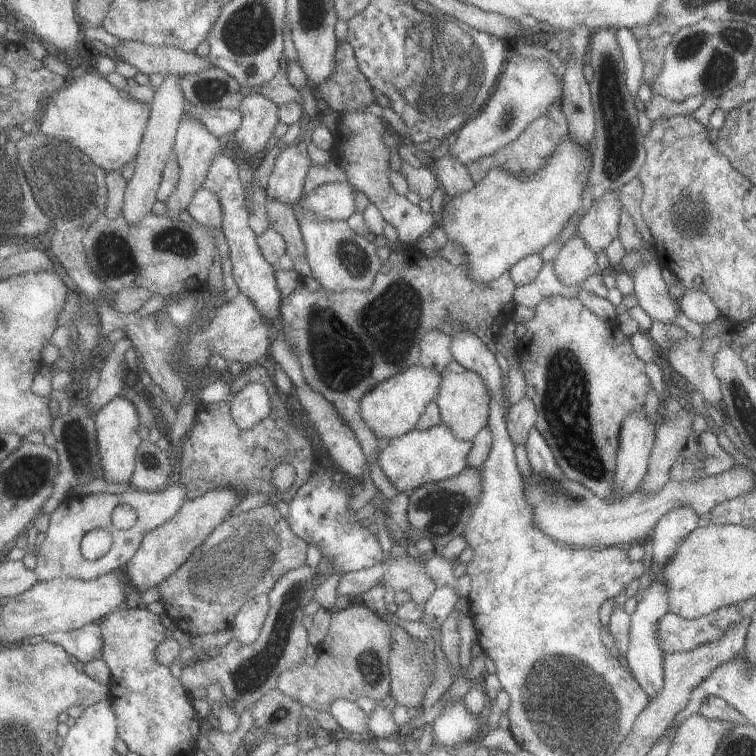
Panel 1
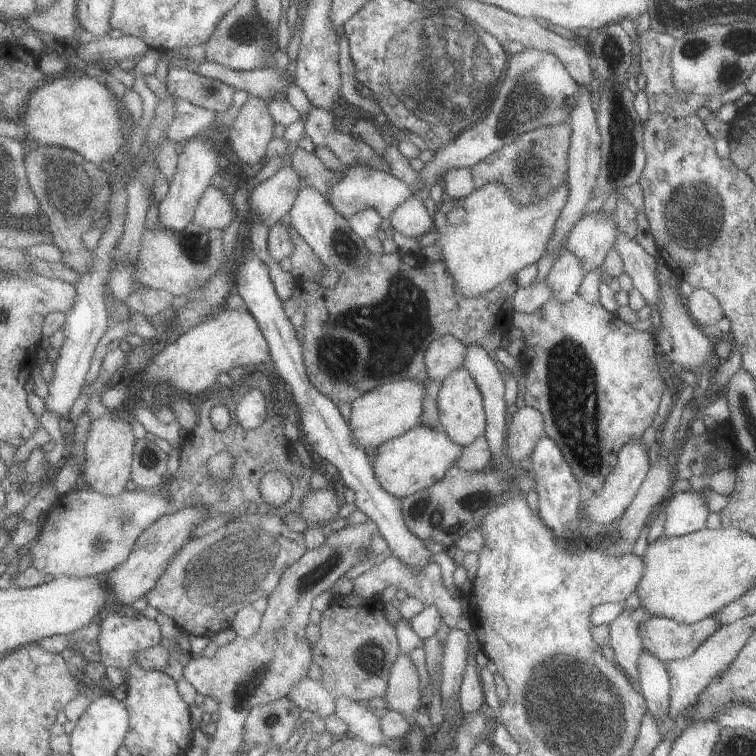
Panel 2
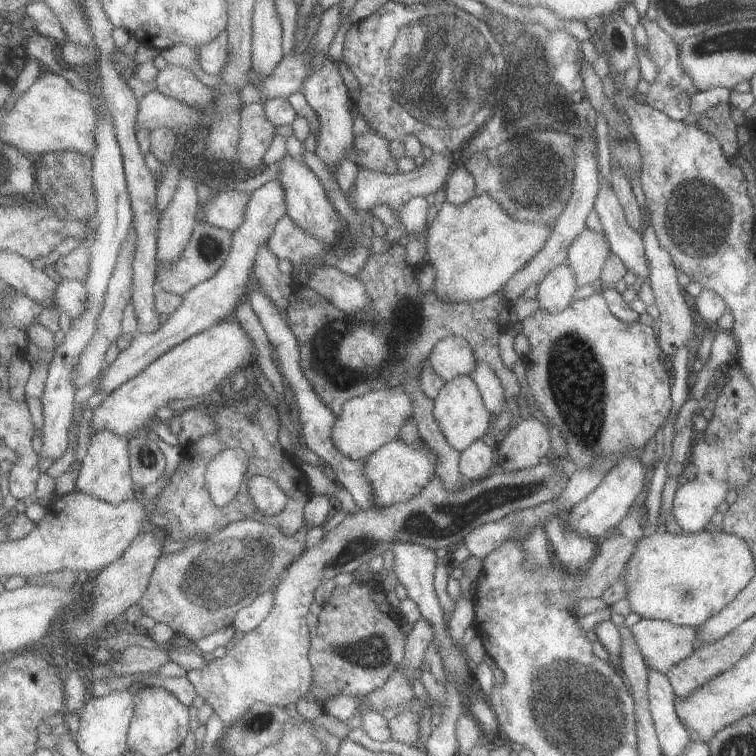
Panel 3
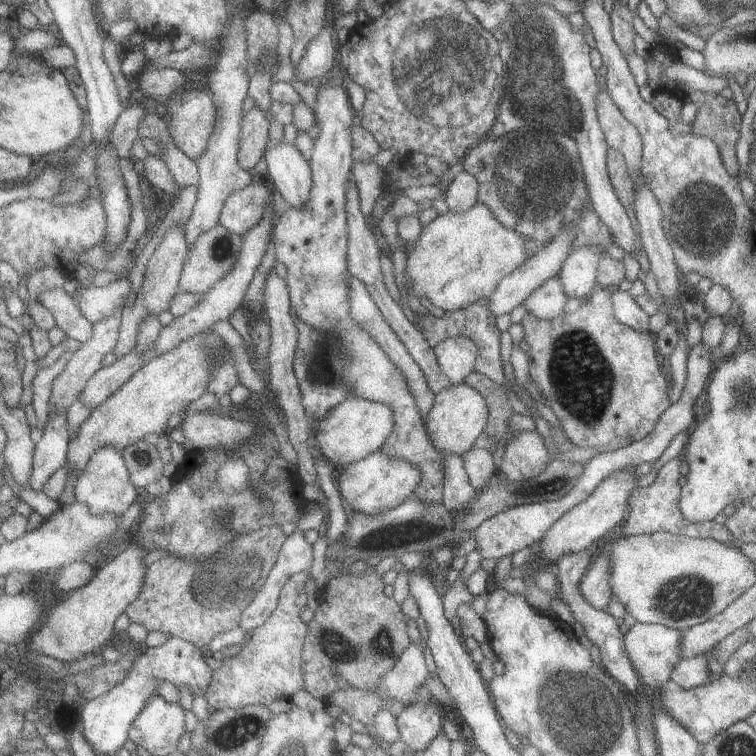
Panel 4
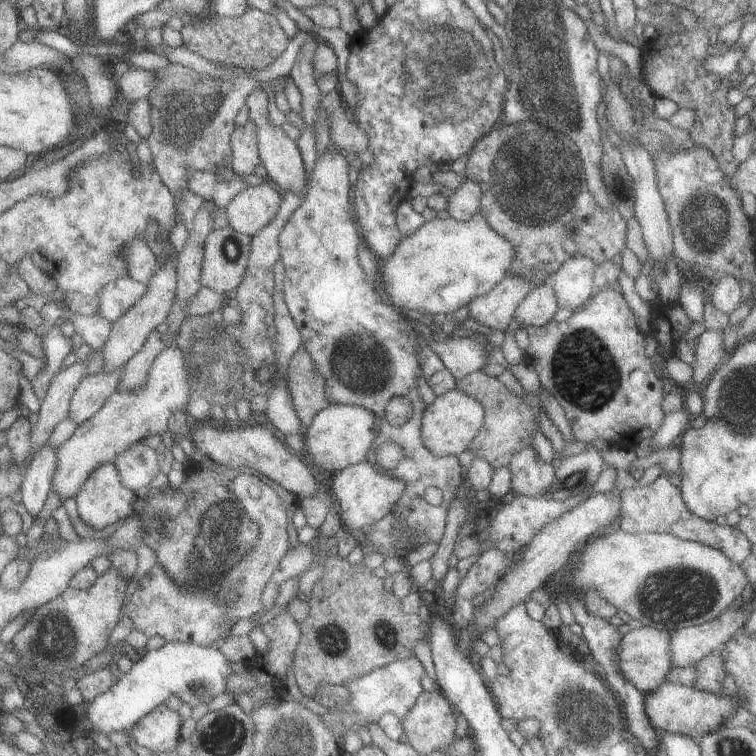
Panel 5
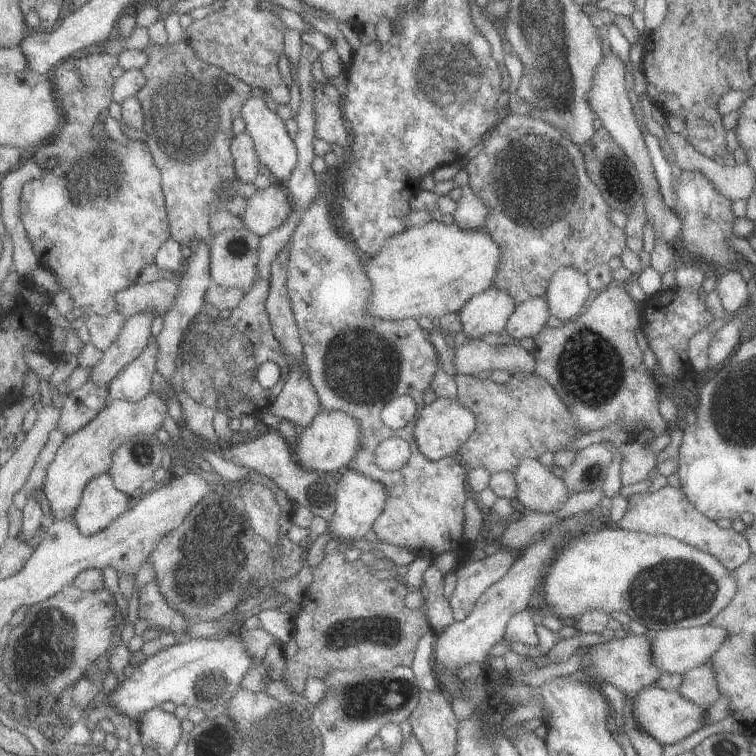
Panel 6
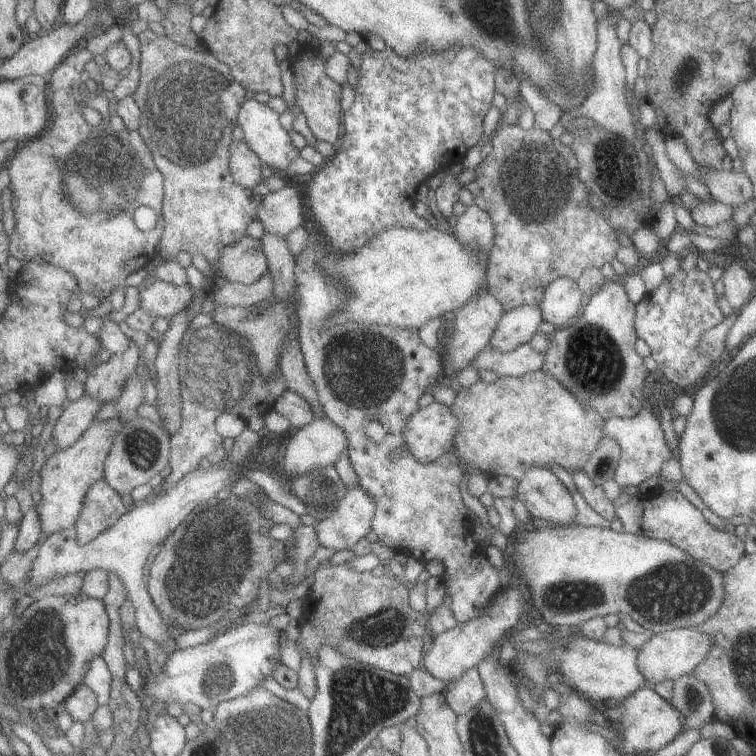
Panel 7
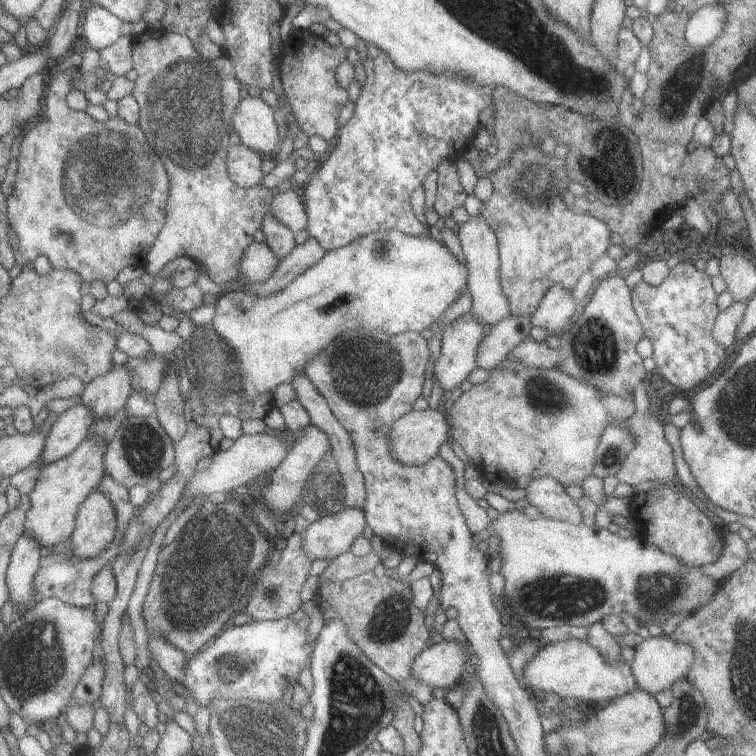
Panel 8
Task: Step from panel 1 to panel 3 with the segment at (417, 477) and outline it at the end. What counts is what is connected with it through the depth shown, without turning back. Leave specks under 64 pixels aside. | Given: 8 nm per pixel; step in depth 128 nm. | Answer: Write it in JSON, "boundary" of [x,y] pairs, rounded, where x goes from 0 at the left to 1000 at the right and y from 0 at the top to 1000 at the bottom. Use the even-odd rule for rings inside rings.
{"boundary":[[[558,579],[548,586],[522,581],[487,603],[483,608],[483,630],[489,638],[493,656],[500,668],[511,672],[536,664],[557,651],[575,631],[578,606]]]}

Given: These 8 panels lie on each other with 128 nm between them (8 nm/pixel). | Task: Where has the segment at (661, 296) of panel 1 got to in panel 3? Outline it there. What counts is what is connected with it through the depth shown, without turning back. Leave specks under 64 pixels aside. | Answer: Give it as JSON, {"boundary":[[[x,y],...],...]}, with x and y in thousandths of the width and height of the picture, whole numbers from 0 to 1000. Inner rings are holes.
{"boundary":[[[794,225],[792,238],[795,249],[784,275],[791,283],[795,304],[803,316],[807,332],[817,339],[829,358],[853,372],[858,368],[858,351],[851,312],[828,295],[824,275],[808,246],[798,237]]]}

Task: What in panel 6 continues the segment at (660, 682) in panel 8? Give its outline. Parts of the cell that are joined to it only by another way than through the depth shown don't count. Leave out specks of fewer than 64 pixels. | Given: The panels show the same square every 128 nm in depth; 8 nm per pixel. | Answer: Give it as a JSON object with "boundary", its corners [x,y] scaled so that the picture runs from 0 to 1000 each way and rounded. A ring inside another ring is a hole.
{"boundary":[[[939,824],[927,829],[902,832],[881,832],[861,839],[862,878],[873,884],[874,889],[886,892],[905,892],[923,880],[934,877],[939,868],[955,854],[963,836],[958,831],[939,828]]]}

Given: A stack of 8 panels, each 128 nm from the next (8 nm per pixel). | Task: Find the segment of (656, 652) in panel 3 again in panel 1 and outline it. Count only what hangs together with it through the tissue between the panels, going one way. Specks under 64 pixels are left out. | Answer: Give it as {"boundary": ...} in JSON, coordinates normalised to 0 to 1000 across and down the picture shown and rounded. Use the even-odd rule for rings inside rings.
{"boundary":[[[975,800],[954,803],[921,819],[907,819],[884,810],[870,820],[870,853],[878,864],[913,861],[951,847],[981,817]]]}

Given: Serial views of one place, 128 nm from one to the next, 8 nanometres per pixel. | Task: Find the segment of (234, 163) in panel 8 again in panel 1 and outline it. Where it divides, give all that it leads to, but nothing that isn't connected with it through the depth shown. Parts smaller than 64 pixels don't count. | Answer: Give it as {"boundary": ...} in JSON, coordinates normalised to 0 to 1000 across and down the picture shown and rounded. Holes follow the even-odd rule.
{"boundary":[[[343,123],[328,124],[320,132],[317,142],[315,143],[320,153],[320,163],[317,168],[310,175],[312,180],[312,188],[317,197],[323,200],[327,206],[331,201],[333,204],[341,204],[349,198],[352,188],[357,185],[365,164],[368,164],[368,140],[361,134],[353,132],[348,126]]]}

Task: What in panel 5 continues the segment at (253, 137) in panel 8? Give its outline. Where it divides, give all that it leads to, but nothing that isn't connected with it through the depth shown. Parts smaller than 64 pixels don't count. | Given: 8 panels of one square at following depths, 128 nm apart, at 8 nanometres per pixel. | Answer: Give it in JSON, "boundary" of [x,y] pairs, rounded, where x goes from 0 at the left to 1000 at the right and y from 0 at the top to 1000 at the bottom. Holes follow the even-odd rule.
{"boundary":[[[344,115],[331,124],[325,138],[331,144],[331,160],[335,160],[340,167],[340,193],[345,197],[347,217],[352,221],[357,238],[365,241],[377,255],[397,255],[406,246],[406,226],[402,212],[393,188],[381,179],[376,180],[370,168],[360,169],[354,164],[354,138],[357,138],[357,132],[352,127],[352,120]]]}

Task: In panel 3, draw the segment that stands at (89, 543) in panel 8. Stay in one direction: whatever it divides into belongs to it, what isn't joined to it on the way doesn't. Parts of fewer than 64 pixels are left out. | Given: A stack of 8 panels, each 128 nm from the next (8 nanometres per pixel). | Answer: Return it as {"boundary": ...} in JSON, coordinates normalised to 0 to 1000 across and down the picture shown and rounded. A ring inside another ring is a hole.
{"boundary":[[[142,567],[127,570],[104,624],[102,648],[153,668],[179,661],[184,653],[177,648],[173,582],[169,577]]]}

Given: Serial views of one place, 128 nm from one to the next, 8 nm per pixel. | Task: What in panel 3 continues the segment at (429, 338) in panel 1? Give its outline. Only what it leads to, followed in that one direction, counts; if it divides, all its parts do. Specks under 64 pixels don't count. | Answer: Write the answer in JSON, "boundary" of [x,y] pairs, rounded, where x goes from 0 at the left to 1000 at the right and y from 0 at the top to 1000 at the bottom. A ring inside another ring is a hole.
{"boundary":[[[594,443],[583,448],[565,475],[571,491],[589,505],[607,496],[622,496],[628,487],[628,470],[611,444]]]}

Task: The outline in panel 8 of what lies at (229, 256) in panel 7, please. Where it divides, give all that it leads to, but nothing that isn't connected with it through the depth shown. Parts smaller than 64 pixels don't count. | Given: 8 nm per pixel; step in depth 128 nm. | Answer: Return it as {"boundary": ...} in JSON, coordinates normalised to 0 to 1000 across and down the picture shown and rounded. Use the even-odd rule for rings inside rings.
{"boundary":[[[351,320],[331,323],[319,347],[319,368],[325,374],[354,370],[372,349],[372,341]]]}

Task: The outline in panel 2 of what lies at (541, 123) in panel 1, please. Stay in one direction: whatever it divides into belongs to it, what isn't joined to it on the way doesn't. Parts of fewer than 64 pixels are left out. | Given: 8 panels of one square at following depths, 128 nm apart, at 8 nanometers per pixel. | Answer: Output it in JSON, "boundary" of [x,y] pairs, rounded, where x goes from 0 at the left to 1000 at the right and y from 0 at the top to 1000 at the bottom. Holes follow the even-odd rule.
{"boundary":[[[733,163],[690,176],[676,190],[668,190],[657,201],[623,221],[628,250],[649,239],[667,242],[684,267],[690,271],[714,266],[738,243],[749,238],[750,205],[755,168],[749,163]]]}

